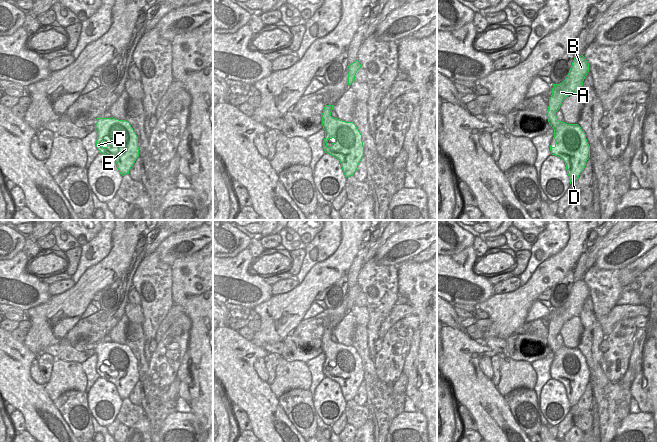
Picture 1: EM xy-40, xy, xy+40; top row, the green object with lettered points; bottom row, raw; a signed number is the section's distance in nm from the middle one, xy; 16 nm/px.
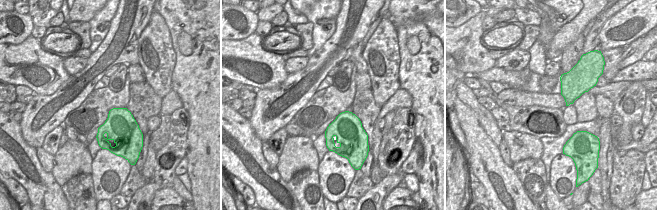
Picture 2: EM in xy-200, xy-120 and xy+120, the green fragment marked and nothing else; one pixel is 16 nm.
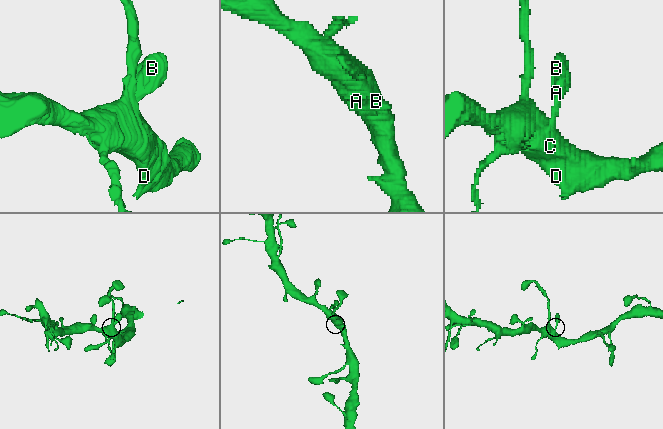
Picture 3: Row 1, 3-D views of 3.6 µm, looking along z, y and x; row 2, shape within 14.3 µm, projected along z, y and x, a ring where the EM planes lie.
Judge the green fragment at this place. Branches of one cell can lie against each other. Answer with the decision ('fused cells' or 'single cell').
single cell

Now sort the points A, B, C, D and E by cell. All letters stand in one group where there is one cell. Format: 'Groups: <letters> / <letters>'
Groups: A B C D E.

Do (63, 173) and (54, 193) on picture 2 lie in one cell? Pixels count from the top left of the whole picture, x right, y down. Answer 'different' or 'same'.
different

